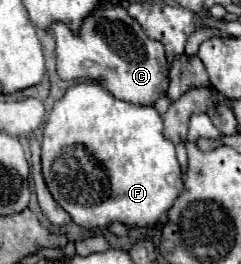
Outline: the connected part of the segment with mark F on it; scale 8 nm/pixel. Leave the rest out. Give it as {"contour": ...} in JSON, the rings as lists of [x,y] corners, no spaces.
{"contour":[[[100,82],[72,86],[54,104],[42,132],[42,176],[54,200],[90,232],[112,222],[154,226],[184,188],[174,144],[162,136],[156,108],[118,100]]]}

